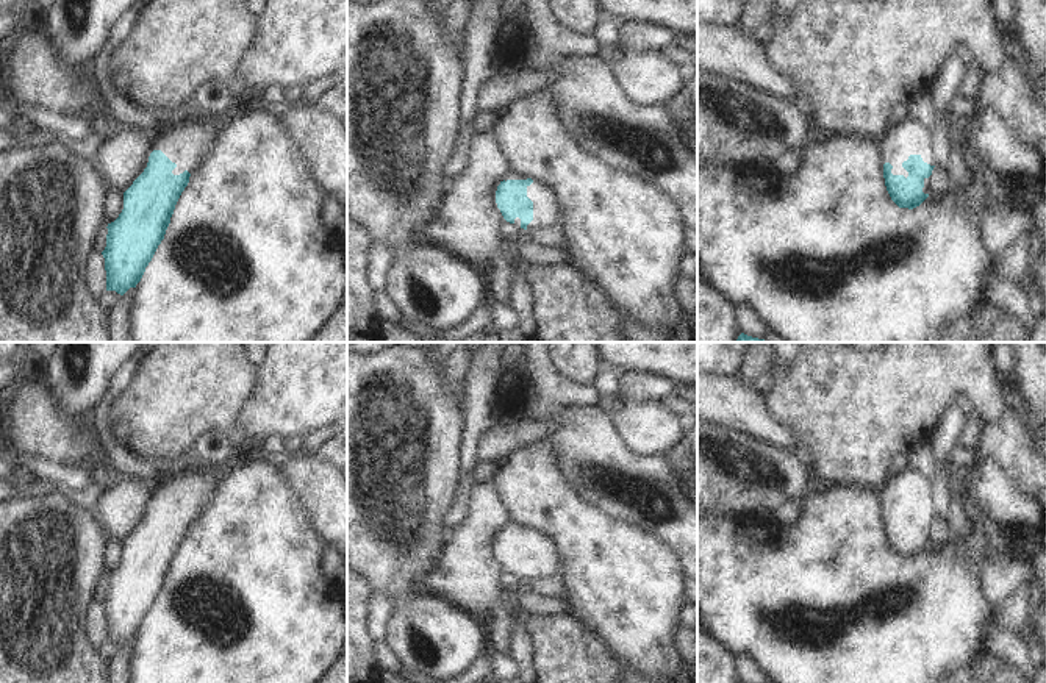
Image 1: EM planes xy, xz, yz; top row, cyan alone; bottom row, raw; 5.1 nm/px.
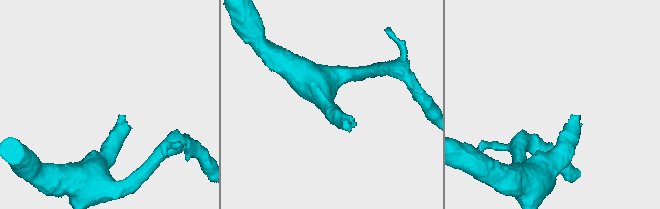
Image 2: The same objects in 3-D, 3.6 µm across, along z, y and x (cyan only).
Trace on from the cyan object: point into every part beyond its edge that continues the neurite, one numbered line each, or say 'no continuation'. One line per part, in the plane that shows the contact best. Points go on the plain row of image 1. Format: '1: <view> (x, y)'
1: yz (909, 488).

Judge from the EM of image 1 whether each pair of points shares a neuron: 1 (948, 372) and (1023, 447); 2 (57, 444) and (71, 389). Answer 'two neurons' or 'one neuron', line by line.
1: two neurons
2: two neurons

